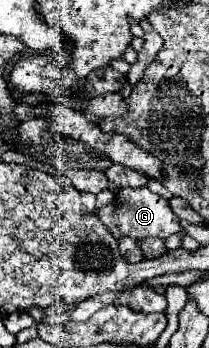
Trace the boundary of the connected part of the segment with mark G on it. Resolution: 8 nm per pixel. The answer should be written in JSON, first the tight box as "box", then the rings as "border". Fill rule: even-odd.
{"box":[96,187,182,239],"border":[[[140,187],[140,189],[120,189],[114,197],[112,203],[108,203],[106,207],[102,207],[102,211],[96,213],[98,219],[110,229],[110,233],[120,239],[124,235],[136,237],[136,239],[146,239],[146,237],[170,237],[172,233],[182,231],[180,227],[180,219],[172,213],[168,199],[152,193],[148,187]]]}

